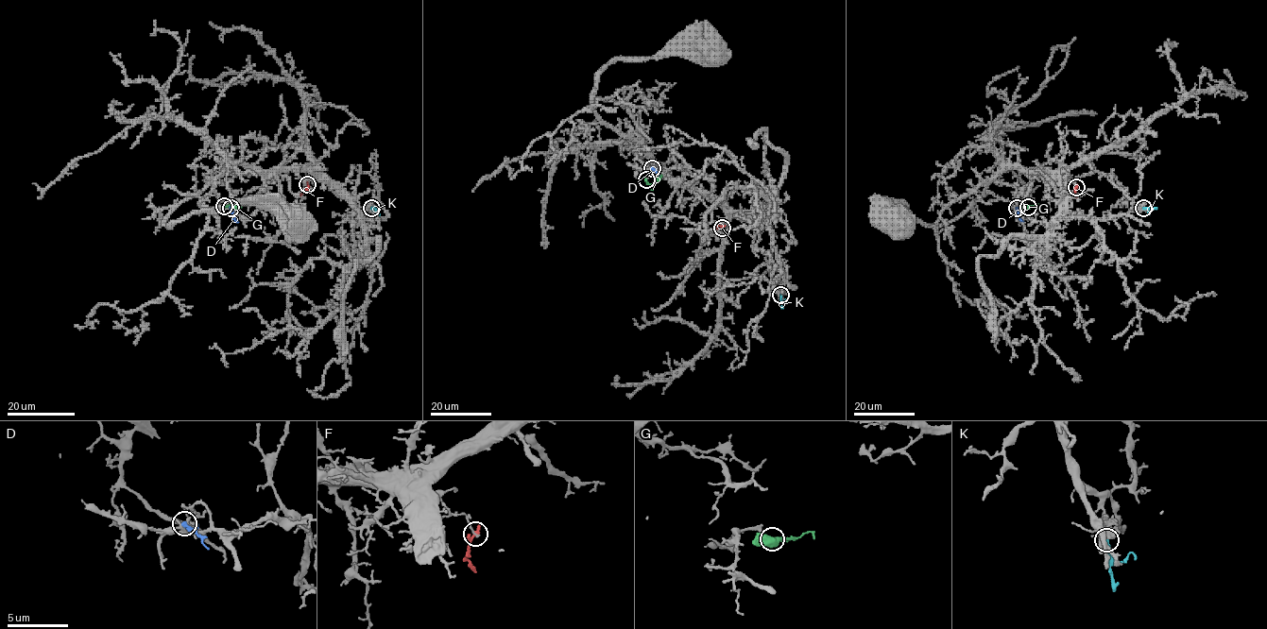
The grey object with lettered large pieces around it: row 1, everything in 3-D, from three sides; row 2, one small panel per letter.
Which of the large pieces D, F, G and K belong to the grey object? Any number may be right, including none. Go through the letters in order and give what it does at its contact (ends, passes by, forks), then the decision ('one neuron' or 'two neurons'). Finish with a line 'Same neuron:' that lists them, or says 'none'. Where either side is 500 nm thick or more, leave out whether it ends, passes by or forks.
D: it ends | two neurons
F: it ends | two neurons
G: it ends | two neurons
K: it ends | two neurons
Same neuron: none

